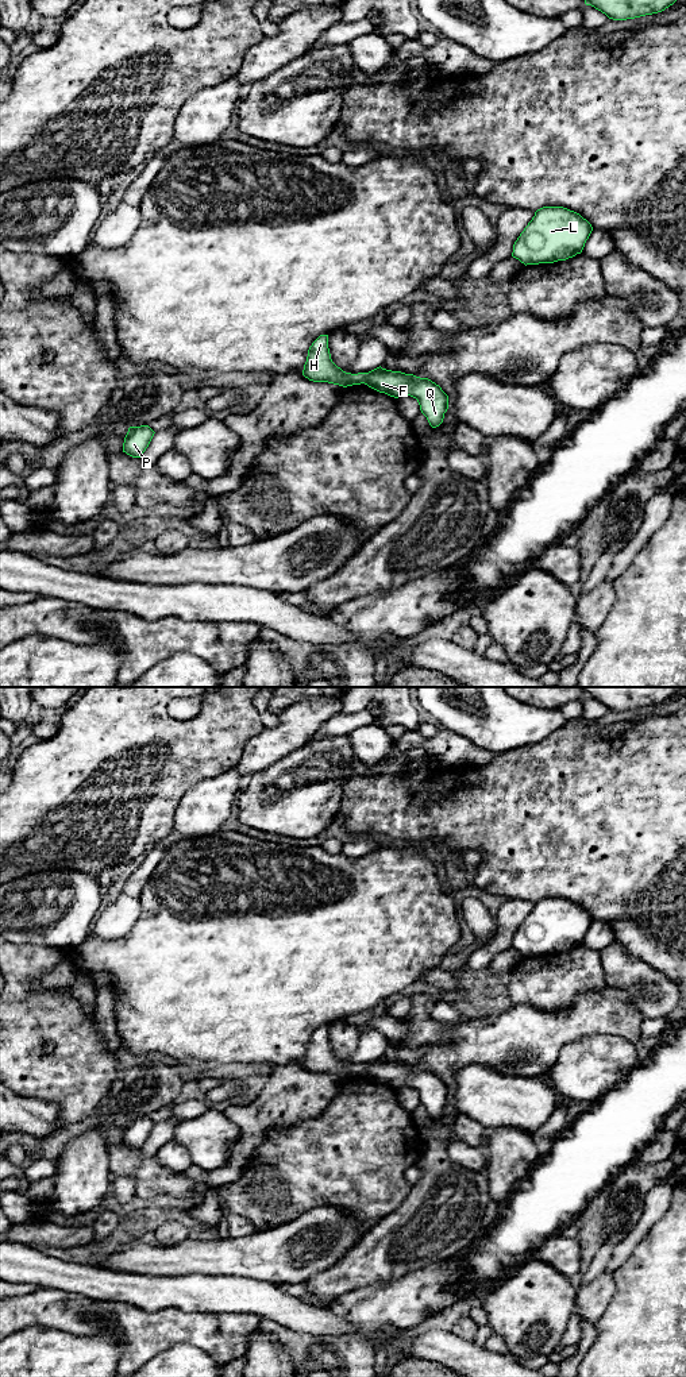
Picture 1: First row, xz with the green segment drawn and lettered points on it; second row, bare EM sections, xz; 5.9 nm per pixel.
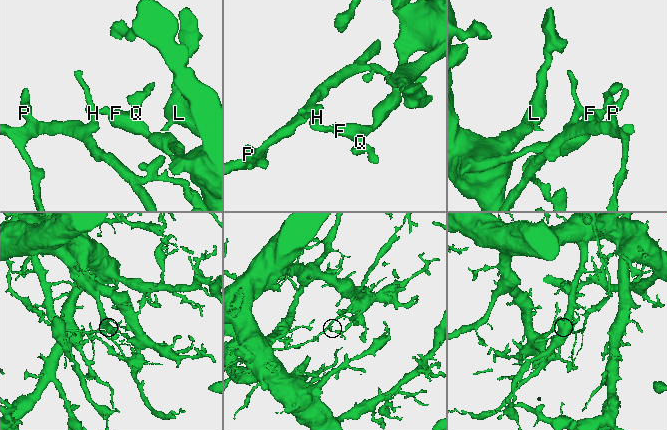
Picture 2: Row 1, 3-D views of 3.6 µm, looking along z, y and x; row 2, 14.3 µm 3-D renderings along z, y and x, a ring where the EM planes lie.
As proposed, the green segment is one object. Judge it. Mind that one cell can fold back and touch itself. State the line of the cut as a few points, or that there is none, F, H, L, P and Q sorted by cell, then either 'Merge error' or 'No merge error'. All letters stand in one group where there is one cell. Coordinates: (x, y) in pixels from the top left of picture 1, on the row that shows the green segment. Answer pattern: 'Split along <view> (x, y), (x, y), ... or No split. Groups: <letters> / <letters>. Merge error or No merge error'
Split along xz (366, 373), (363, 382). Groups: F L Q / H P. Merge error

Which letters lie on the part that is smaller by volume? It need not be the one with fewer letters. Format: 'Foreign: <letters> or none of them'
Foreign: H, P

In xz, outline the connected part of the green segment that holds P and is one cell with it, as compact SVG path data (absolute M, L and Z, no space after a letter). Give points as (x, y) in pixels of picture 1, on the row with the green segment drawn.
M149 425L130 427L124 437L123 452L132 458L140 458L154 433L155 432Z

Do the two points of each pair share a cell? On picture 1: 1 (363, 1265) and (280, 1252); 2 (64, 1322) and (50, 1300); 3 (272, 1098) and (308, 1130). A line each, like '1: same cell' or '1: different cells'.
1: different cells
2: same cell
3: different cells

